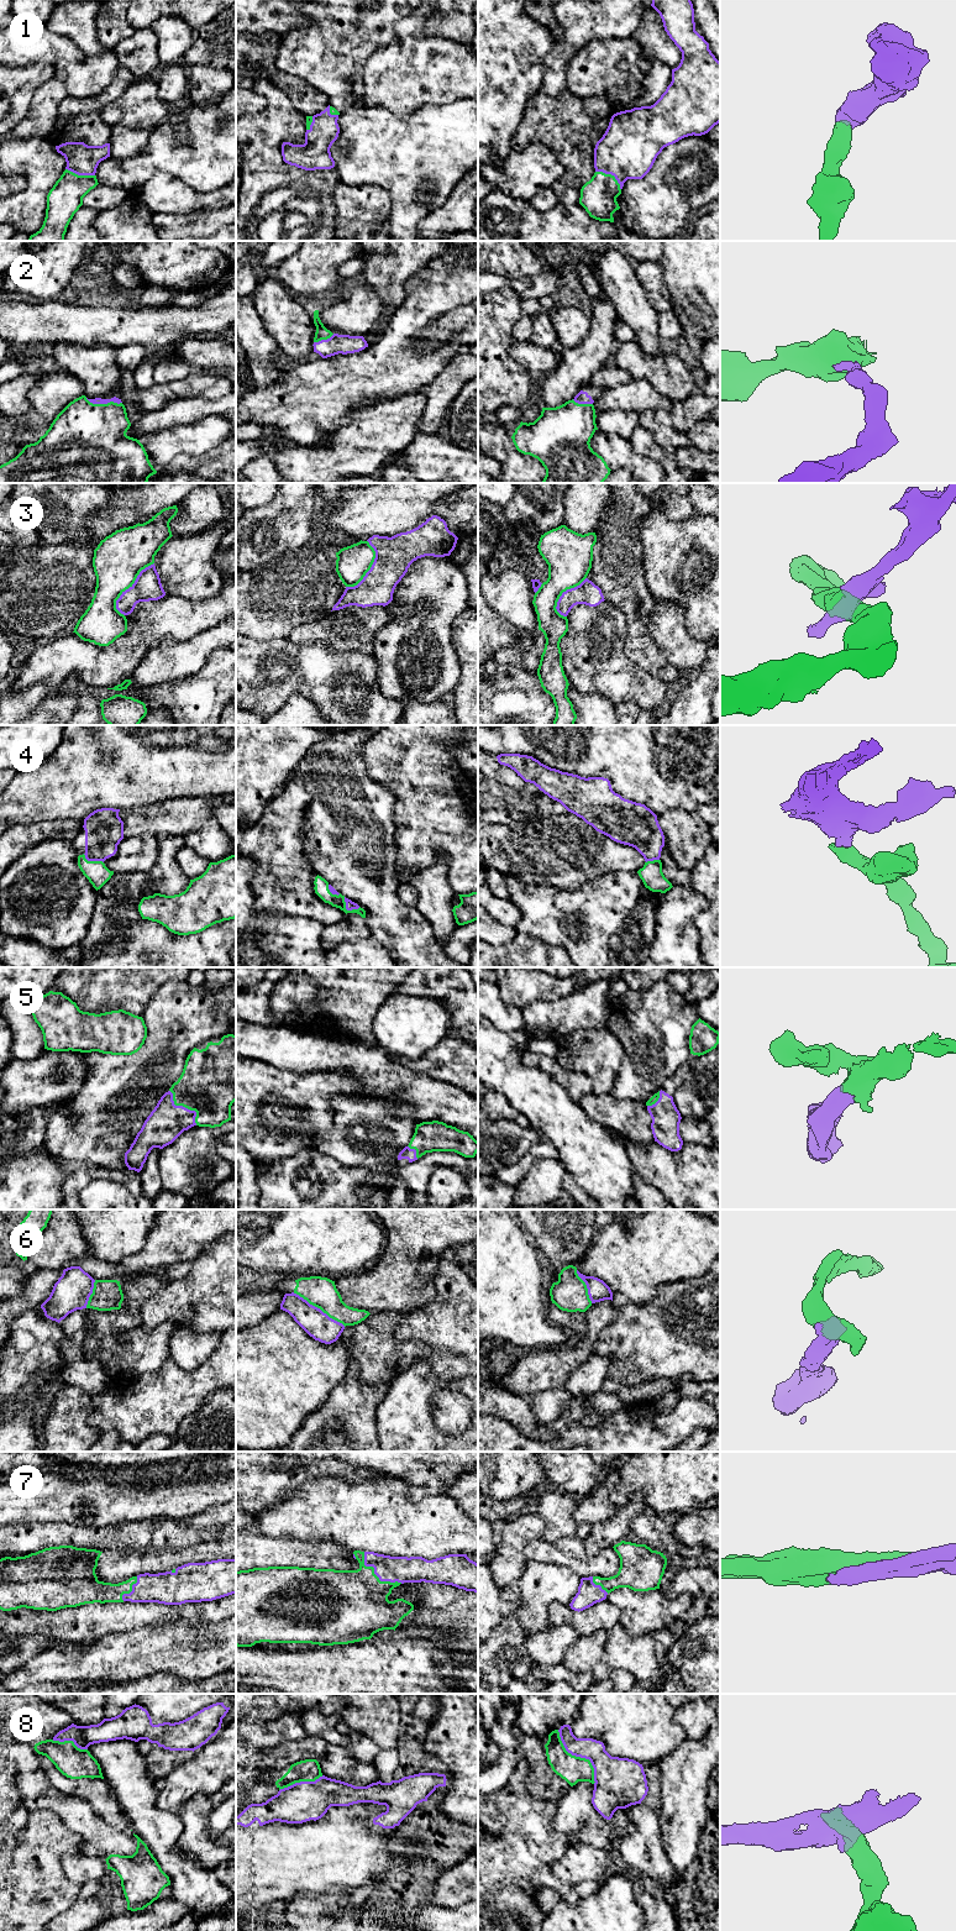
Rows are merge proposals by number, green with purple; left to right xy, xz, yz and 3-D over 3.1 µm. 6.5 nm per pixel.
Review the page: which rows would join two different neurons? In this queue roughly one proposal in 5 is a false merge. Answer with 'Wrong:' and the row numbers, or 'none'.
Wrong: 3, 6, 8

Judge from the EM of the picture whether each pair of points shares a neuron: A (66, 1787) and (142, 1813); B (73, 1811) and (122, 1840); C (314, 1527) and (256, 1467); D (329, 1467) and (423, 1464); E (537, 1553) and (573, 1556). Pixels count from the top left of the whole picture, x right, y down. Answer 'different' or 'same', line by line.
A: different
B: same
C: different
D: different
E: same

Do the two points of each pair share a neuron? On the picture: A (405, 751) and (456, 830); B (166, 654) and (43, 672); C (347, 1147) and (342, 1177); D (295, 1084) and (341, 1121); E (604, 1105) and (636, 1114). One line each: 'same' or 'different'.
A: same
B: different
C: different
D: different
E: same

